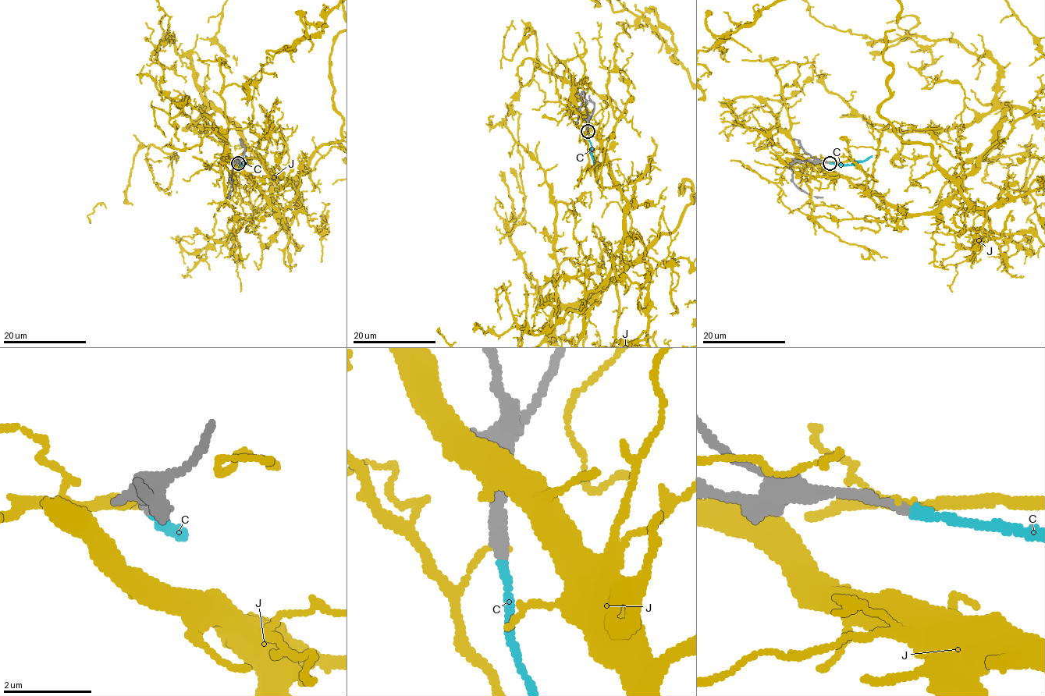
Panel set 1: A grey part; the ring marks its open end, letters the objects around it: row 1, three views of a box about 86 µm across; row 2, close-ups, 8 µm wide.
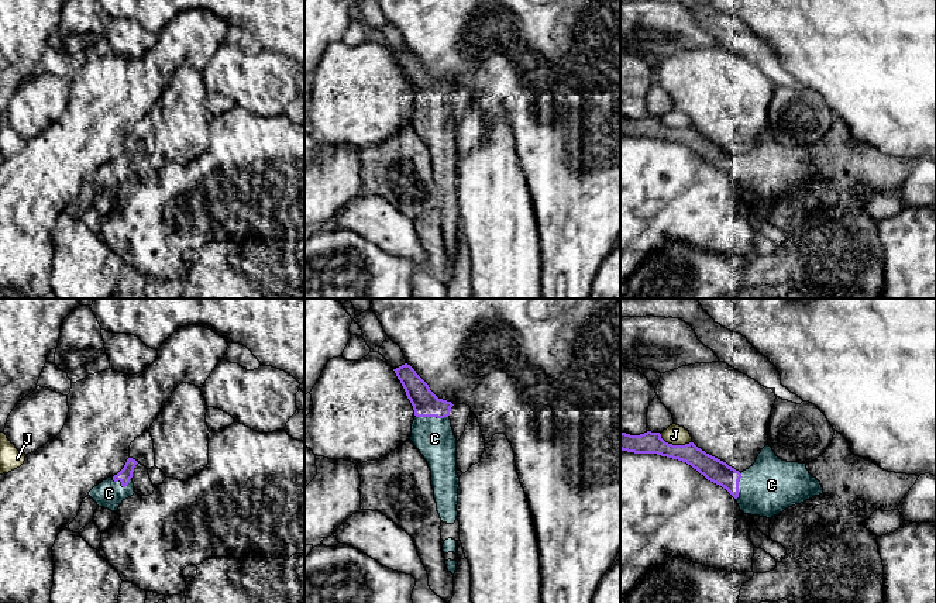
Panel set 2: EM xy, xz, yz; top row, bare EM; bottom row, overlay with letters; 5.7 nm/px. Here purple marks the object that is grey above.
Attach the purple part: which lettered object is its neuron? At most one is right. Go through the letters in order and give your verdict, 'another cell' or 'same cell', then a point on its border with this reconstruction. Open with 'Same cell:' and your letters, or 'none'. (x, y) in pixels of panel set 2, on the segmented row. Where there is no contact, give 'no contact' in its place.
Same cell: C
C: same cell | xz (432, 416)
J: another cell | yz (674, 445)

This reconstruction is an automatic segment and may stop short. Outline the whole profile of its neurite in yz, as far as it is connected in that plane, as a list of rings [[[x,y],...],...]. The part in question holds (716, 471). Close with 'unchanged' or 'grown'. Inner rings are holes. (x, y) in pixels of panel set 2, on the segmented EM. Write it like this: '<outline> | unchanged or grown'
[[[620,431],[620,449],[686,462],[708,480],[726,489],[744,514],[771,518],[823,493],[820,482],[809,473],[806,464],[780,459],[768,444],[743,472],[706,454],[694,442],[668,444],[660,433],[630,435]]] | grown

